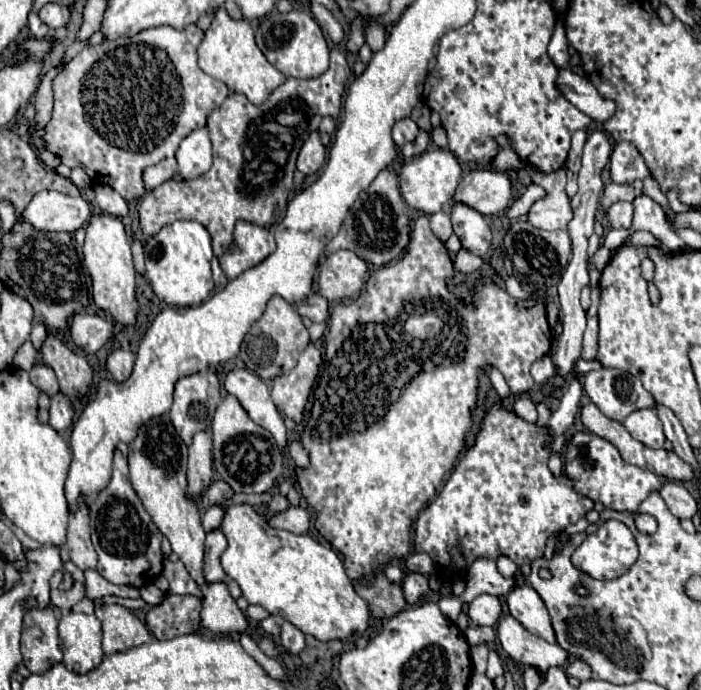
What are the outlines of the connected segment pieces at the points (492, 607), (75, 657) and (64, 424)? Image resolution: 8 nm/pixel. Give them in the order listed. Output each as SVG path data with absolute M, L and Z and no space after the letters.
M480 595L468 605L466 613L474 625L494 627L502 615L502 603L494 595Z
M66 613L58 625L64 665L74 673L88 673L104 659L102 623L96 615Z
M56 393L56 397L52 397L52 403L50 403L48 425L54 427L58 433L62 433L72 425L72 417L74 417L72 401L66 395Z

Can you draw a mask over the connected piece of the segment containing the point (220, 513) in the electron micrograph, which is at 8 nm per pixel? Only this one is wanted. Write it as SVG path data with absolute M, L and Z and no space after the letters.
M212 507L208 511L204 511L202 515L202 525L206 531L212 531L220 525L220 521L224 519L224 513L226 513L226 507Z

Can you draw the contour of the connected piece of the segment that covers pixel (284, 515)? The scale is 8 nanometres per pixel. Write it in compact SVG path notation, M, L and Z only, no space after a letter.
M288 507L286 511L268 517L268 525L274 529L286 529L290 533L306 533L310 517L308 511L302 507Z

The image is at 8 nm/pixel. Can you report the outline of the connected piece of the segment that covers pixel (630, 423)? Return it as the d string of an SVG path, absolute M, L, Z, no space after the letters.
M638 409L630 413L624 419L624 427L630 431L634 439L644 443L650 449L660 449L664 447L664 431L662 431L662 421L658 419L654 409Z

